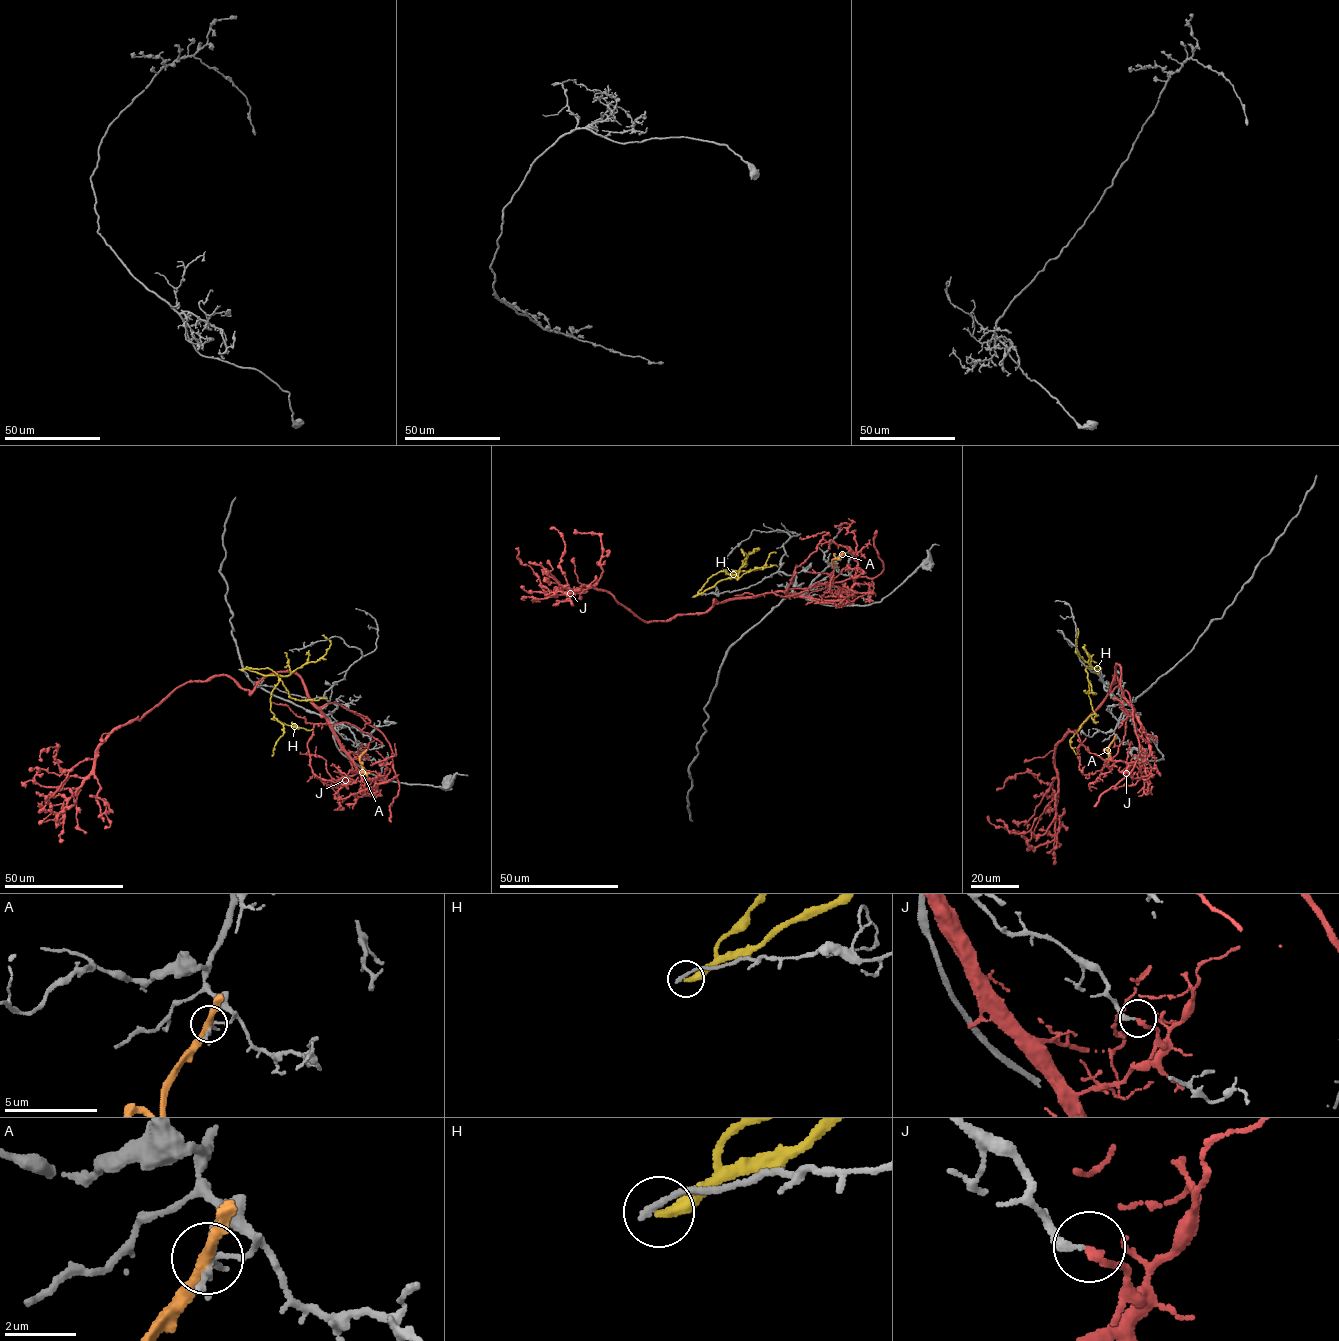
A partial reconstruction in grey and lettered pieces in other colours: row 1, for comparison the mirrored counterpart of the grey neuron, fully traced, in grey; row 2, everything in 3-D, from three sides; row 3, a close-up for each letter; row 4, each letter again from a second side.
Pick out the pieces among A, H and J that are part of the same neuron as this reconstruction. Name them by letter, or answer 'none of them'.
none of them

